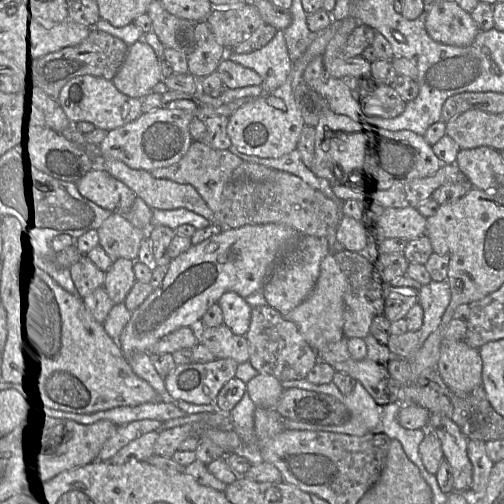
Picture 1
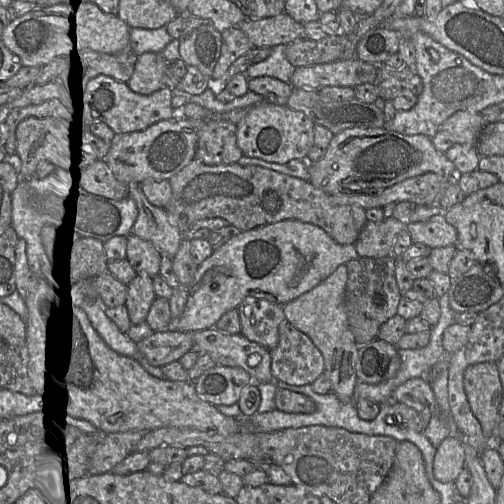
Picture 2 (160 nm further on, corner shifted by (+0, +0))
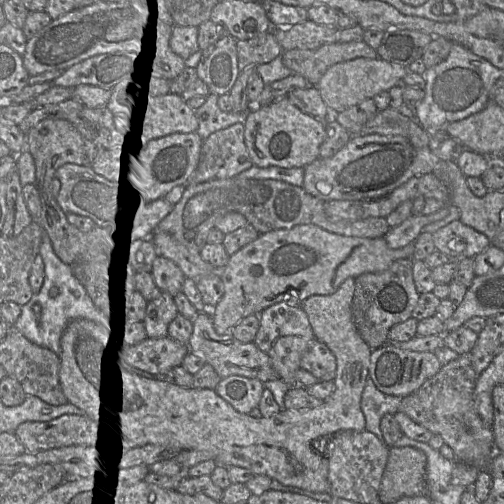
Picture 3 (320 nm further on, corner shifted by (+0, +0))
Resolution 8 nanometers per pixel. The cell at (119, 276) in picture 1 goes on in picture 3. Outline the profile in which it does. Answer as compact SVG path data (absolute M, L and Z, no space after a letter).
M165 291L151 298L145 306L143 323L148 336L168 336L168 326L179 314L174 298Z

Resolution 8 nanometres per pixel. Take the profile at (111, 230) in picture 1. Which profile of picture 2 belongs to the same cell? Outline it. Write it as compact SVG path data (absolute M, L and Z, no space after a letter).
M130 234L127 236L127 260L136 272L145 272L150 277L160 275L162 255L148 240Z

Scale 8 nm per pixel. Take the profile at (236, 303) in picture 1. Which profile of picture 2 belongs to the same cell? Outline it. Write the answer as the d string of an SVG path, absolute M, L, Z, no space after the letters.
M247 297L237 310L241 321L241 335L268 350L277 346L279 325L285 320L281 305Z

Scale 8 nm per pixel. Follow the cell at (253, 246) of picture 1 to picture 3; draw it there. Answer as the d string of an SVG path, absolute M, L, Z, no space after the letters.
M301 224L260 234L255 241L231 255L228 263L220 269L219 277L224 284L224 294L218 304L210 309L214 328L218 334L231 334L232 328L247 316L259 314L279 302L299 305L313 295L333 294L347 278L384 271L398 259L413 259L413 253L414 243L392 249L384 237L372 239L343 236L314 224Z

